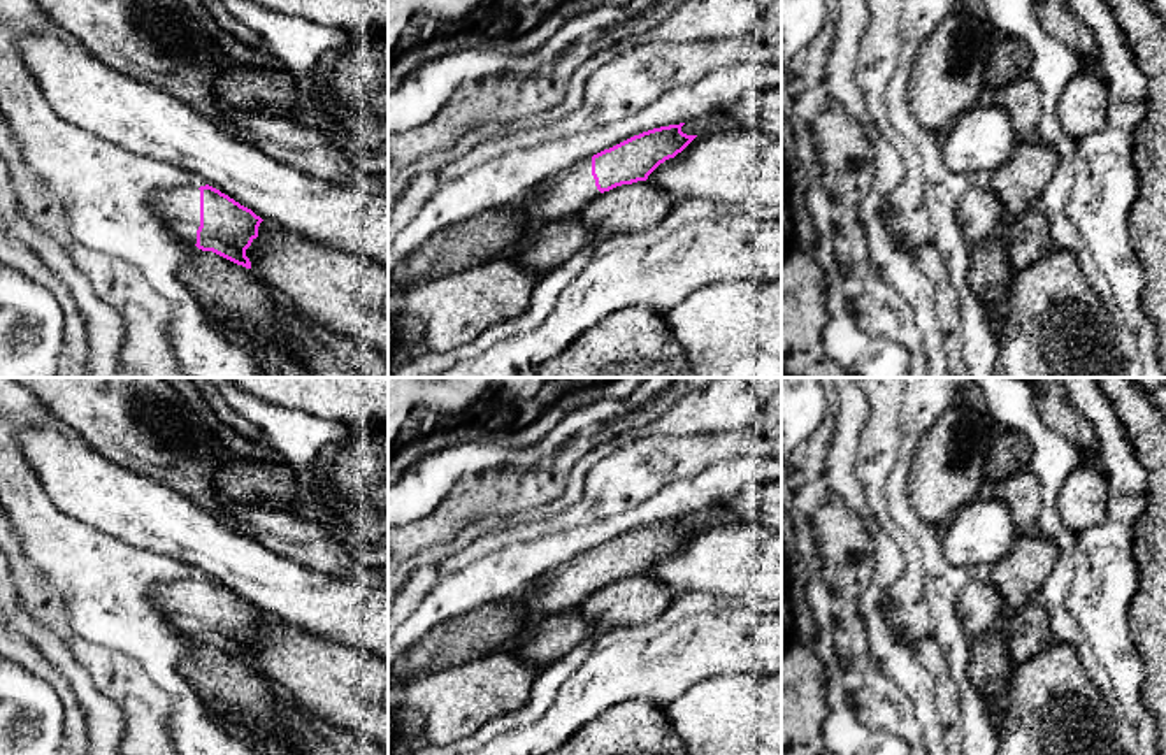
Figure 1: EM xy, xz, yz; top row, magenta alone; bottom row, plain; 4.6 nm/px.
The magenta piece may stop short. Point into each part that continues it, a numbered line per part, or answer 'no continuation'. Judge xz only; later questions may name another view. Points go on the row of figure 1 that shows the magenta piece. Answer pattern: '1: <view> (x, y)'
1: xz (566, 194)

